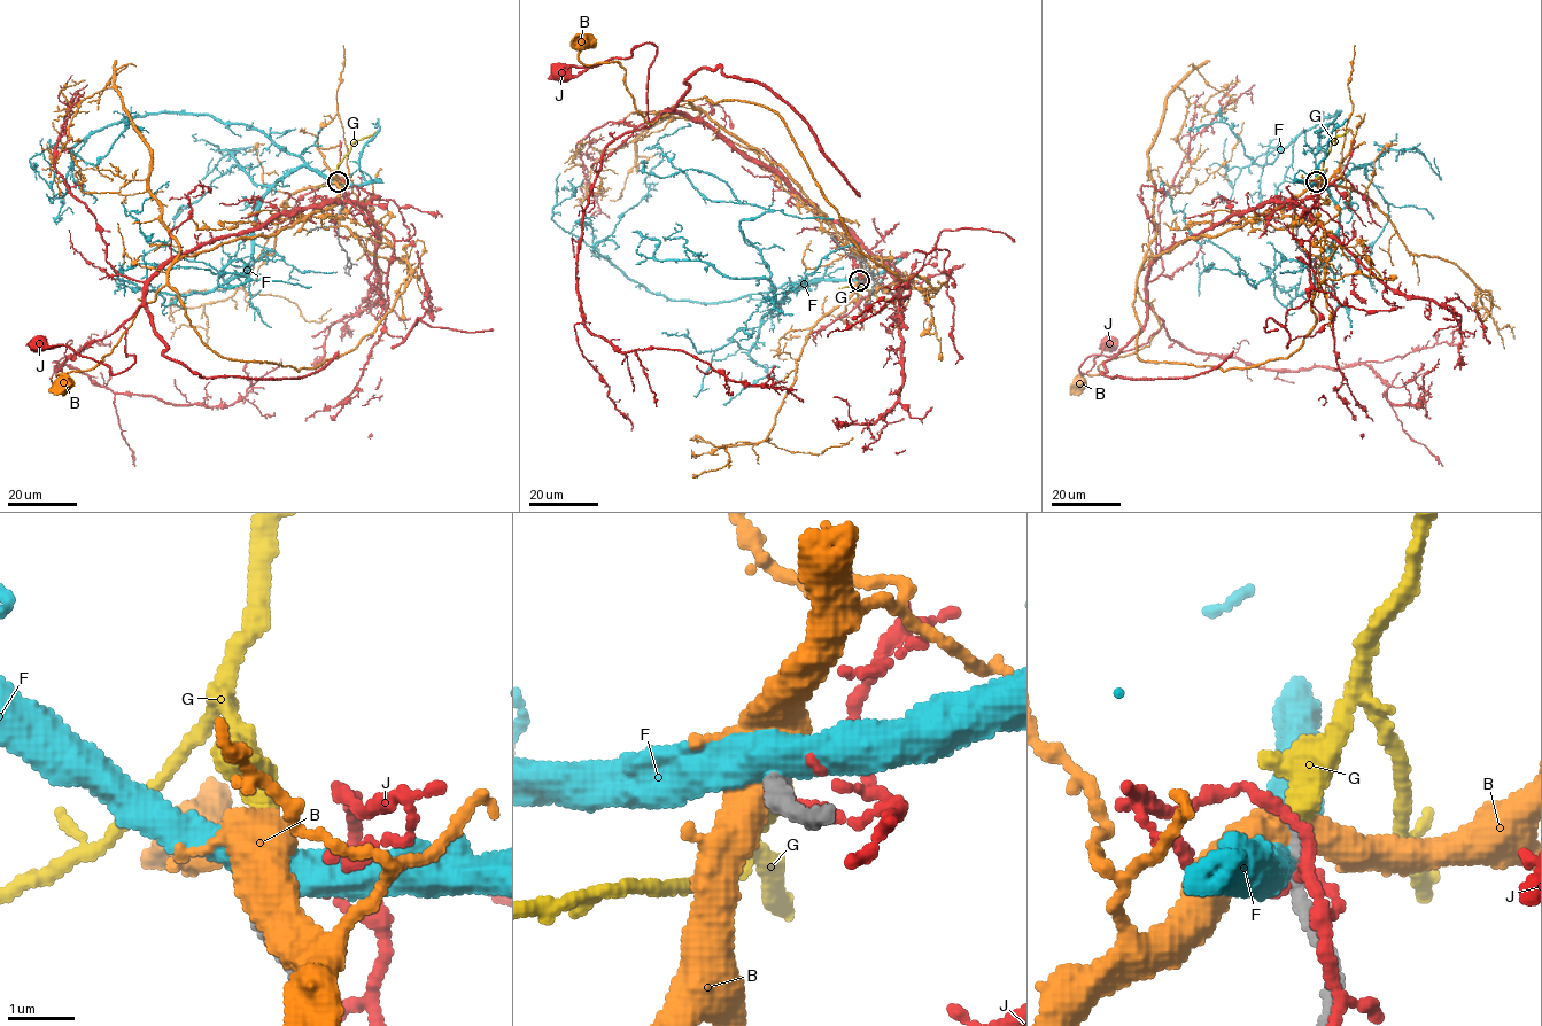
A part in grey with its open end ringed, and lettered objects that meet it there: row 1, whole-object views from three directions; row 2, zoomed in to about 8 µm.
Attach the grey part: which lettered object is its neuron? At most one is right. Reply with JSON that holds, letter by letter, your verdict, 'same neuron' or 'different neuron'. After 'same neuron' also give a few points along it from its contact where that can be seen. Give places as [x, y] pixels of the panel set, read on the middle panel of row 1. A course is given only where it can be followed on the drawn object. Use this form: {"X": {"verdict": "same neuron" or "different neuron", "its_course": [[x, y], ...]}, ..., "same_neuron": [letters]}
{"B": {"verdict": "different neuron"}, "F": {"verdict": "different neuron"}, "G": {"verdict": "same neuron", "its_course": [[859, 280], [859, 286], [889, 300], [900, 311]]}, "J": {"verdict": "different neuron"}, "same_neuron": ["G"]}

